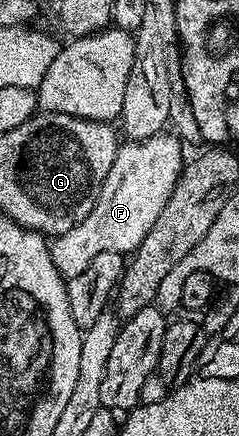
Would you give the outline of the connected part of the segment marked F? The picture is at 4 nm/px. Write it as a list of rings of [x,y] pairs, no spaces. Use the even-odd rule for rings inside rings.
[[[174,133],[120,142],[89,217],[50,244],[53,265],[57,265],[64,279],[77,277],[77,273],[83,272],[85,265],[97,257],[97,253],[126,256],[137,250],[141,241],[145,241],[145,233],[153,229],[153,221],[161,217],[161,209],[165,209],[169,197],[179,184],[179,176],[185,166],[183,150],[184,144]]]

